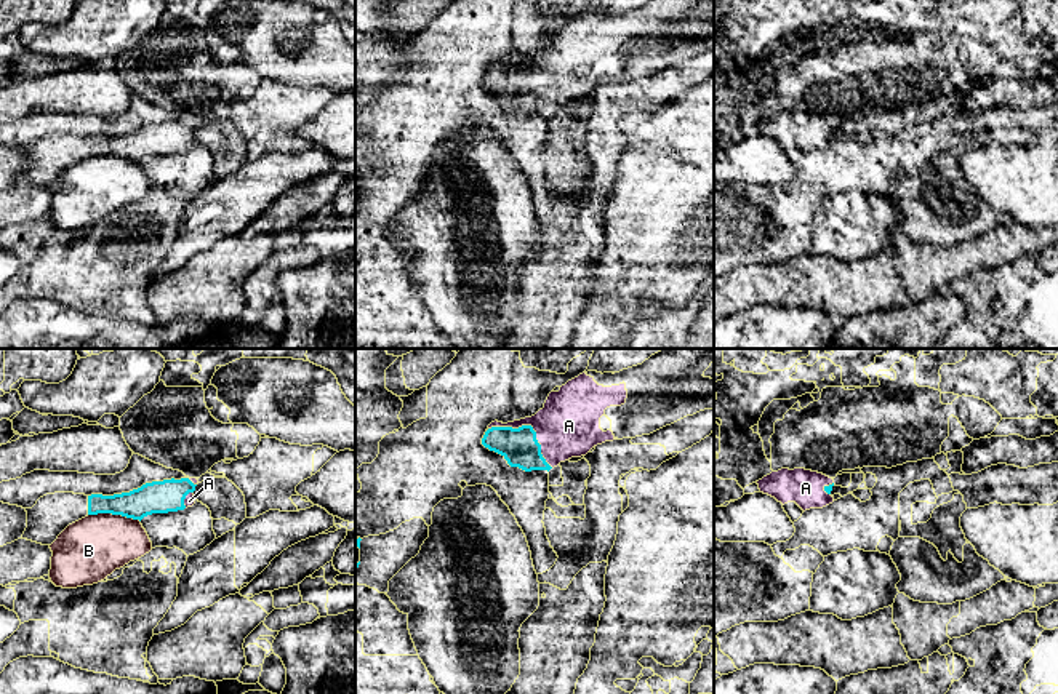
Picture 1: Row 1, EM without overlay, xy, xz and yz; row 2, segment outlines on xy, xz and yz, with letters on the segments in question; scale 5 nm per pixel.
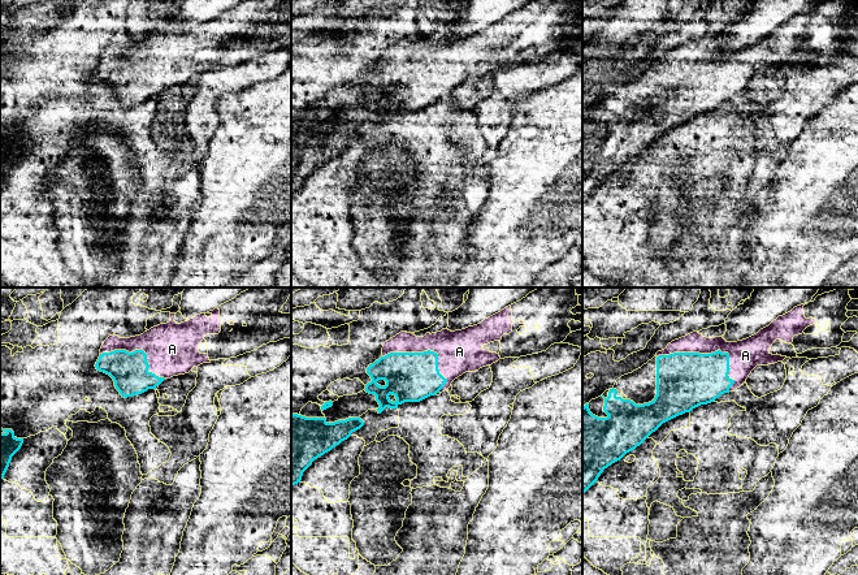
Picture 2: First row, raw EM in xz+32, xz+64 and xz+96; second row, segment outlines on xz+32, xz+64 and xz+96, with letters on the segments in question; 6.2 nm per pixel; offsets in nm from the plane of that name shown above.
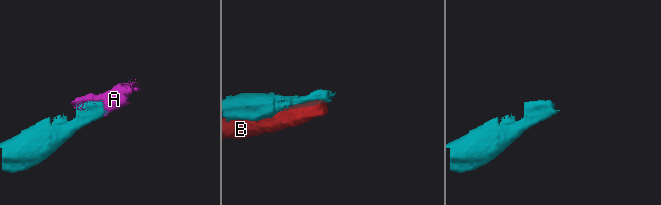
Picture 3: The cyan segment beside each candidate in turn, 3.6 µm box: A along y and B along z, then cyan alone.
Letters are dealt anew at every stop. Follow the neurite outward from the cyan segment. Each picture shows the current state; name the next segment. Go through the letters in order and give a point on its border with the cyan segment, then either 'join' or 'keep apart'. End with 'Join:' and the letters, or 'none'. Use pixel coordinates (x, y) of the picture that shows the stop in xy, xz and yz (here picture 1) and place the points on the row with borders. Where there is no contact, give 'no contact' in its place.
A: contact xz (530, 426); join
B: contact xy (114, 514); keep apart
Join: A

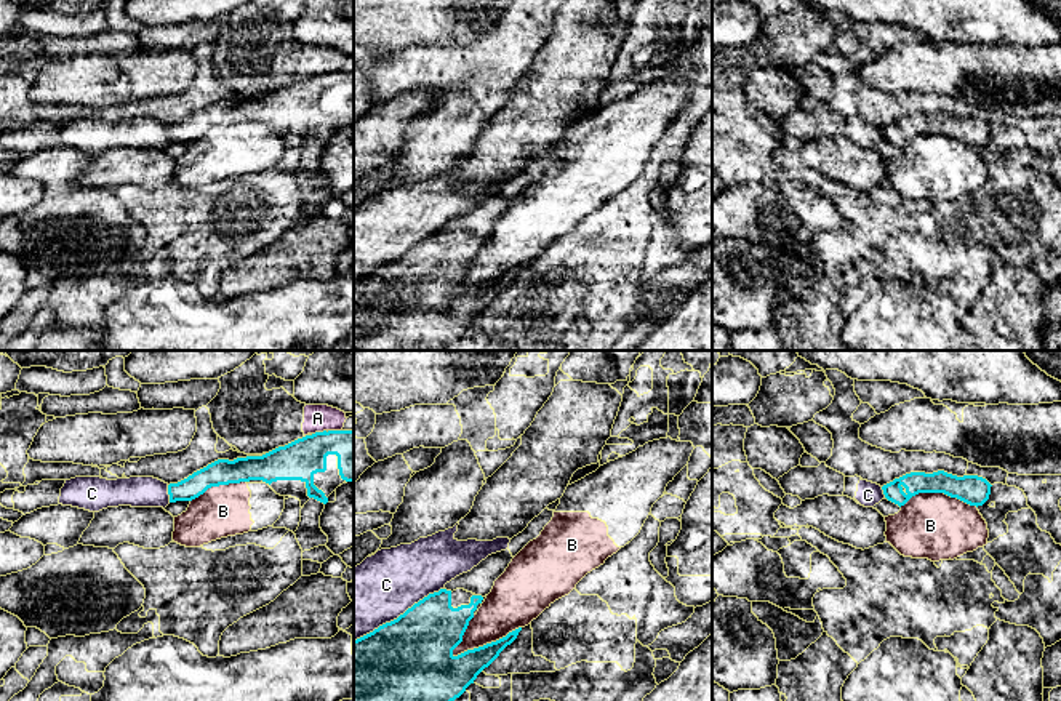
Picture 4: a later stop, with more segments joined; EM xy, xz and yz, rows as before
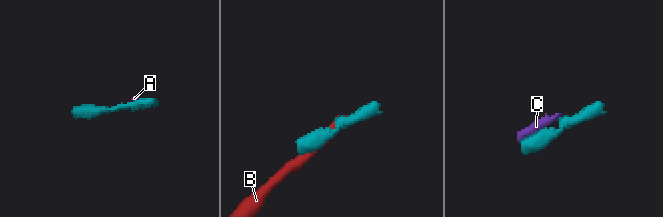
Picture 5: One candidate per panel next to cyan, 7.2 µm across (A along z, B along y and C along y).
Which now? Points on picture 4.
A: contact xy (319, 432); keep apart
B: contact xz (487, 644); keep apart
C: contact xz (399, 616); keep apart
Join: none

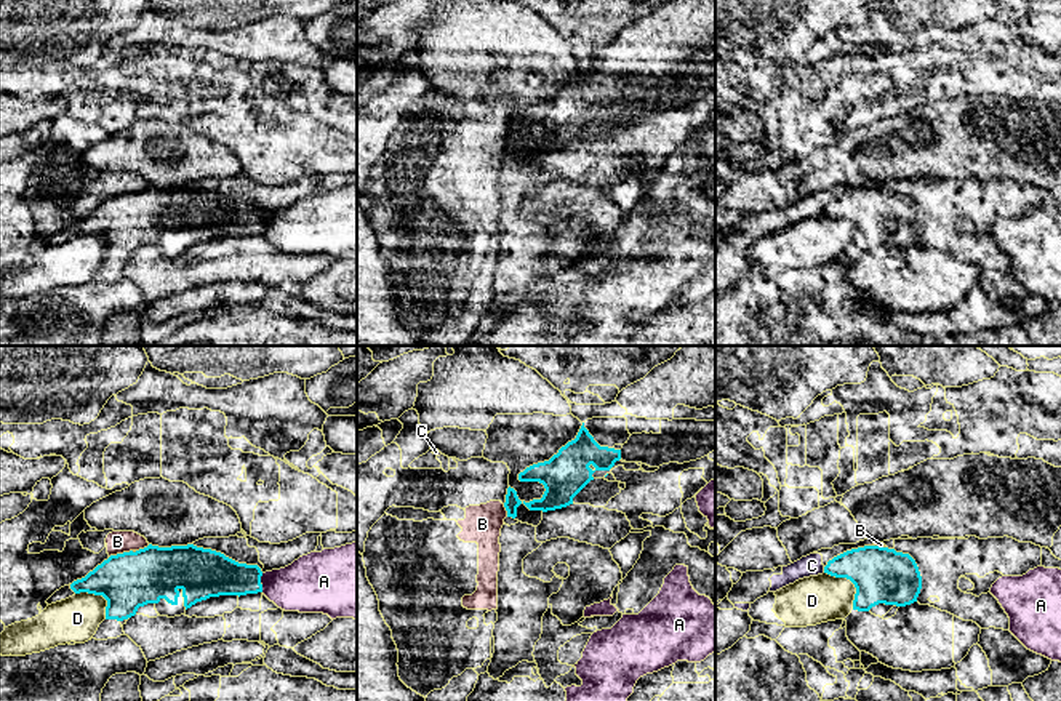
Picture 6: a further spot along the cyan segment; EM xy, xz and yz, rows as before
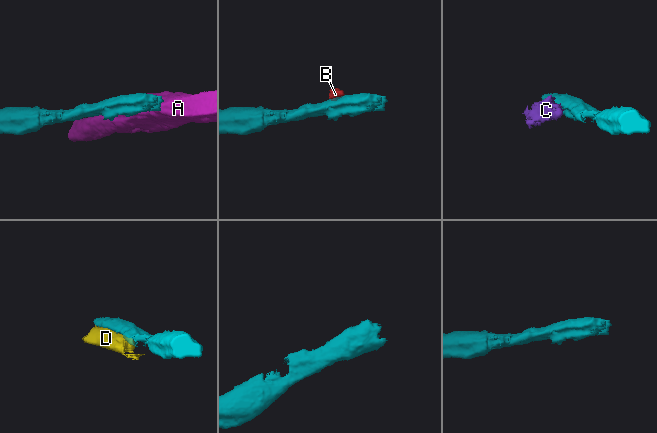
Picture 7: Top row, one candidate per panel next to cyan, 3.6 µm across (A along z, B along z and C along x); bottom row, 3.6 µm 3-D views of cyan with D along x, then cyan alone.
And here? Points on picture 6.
A: contact xy (260, 583); keep apart
B: contact xy (120, 554); keep apart
C: contact yz (824, 570); keep apart
D: contact yz (852, 581); keep apart
Join: none

